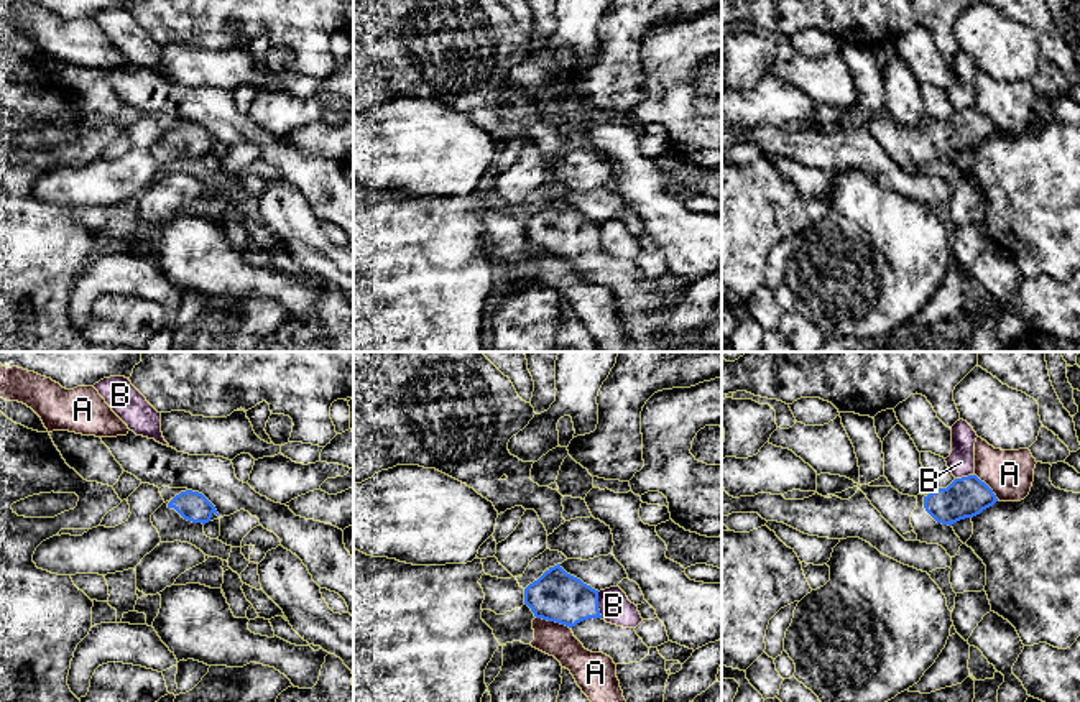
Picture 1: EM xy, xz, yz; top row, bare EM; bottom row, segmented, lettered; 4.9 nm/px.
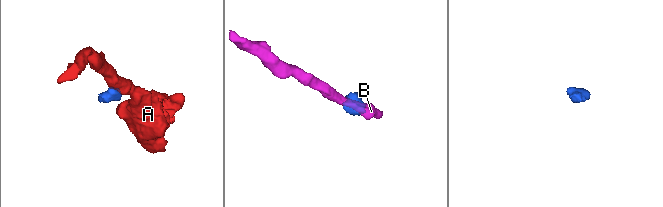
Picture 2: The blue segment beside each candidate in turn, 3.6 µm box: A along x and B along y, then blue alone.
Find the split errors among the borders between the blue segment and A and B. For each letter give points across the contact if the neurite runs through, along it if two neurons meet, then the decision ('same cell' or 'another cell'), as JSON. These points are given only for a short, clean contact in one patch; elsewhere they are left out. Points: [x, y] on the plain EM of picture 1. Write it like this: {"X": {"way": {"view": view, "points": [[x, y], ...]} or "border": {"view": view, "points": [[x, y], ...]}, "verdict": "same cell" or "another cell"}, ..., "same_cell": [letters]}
{"A": {"border": {"view": "xz", "points": [[536, 249], [564, 255], [569, 260]]}, "verdict": "another cell"}, "B": {"border": {"view": "xz", "points": [[597, 224], [597, 240], [602, 249]]}, "verdict": "another cell"}, "same_cell": []}

